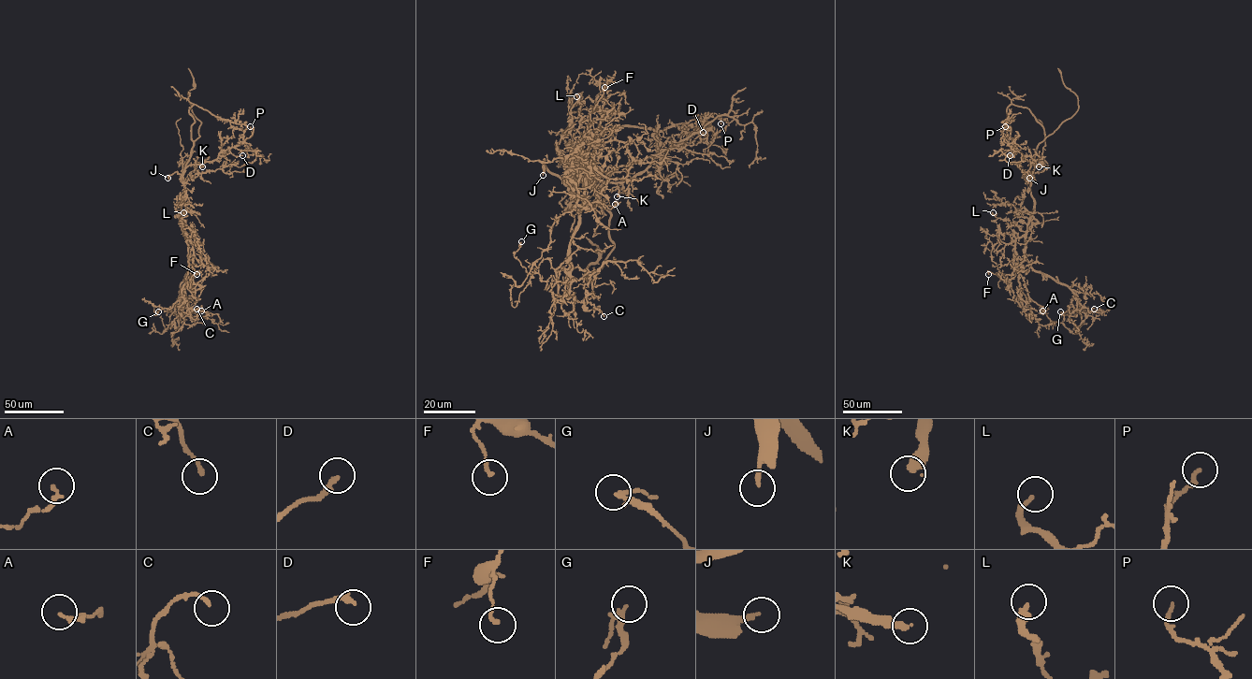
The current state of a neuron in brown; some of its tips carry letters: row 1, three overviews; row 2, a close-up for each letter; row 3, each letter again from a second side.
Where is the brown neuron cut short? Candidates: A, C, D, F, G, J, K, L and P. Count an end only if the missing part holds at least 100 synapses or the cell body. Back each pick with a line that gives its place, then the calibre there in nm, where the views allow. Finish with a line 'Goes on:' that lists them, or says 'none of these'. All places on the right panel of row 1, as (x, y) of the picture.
J: at (1029, 178); 200 nm thick
K: at (1039, 166); 340 nm thick
Goes on: J, K

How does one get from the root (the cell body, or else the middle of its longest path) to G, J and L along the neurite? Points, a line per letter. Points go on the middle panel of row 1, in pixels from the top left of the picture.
G: (573, 185), (567, 179), (586, 166), (571, 269), (555, 269), (545, 259), (529, 273), (514, 256), (521, 241)
J: (573, 185), (577, 179), (573, 172), (563, 181), (544, 164), (543, 175)
L: (573, 185), (567, 179), (575, 166), (571, 153), (570, 122), (571, 108), (578, 101), (576, 96)

